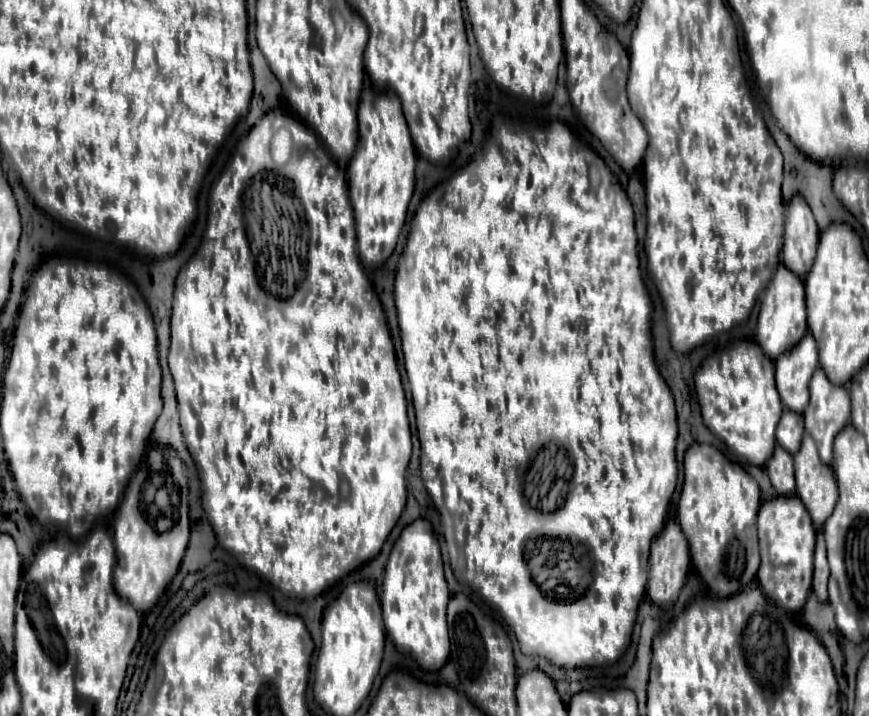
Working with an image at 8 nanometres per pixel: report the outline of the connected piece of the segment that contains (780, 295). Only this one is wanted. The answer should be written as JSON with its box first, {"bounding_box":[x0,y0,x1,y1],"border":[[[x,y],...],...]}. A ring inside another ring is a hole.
{"bounding_box":[757,264,807,360],"border":[[[779,264],[769,288],[763,294],[759,320],[757,320],[757,344],[765,354],[775,360],[779,354],[789,350],[807,332],[807,306],[805,306],[805,284],[787,266]]]}

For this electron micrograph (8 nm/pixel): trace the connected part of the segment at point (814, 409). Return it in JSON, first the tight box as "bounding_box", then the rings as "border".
{"bounding_box":[803,368,849,464],"border":[[[817,368],[811,380],[811,388],[809,388],[809,406],[803,412],[805,418],[805,430],[813,436],[819,456],[825,464],[831,464],[833,458],[833,438],[837,436],[837,432],[849,422],[849,392],[845,386],[841,384],[833,384],[823,368]]]}

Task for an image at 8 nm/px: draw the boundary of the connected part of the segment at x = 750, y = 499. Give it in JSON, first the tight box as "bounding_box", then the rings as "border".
{"bounding_box":[677,442,761,598],"border":[[[695,442],[685,452],[685,482],[681,490],[681,500],[677,506],[677,518],[685,536],[689,538],[689,550],[693,554],[693,564],[697,572],[703,576],[705,584],[719,598],[735,594],[749,586],[755,580],[759,566],[759,550],[757,550],[757,510],[761,504],[761,492],[757,480],[747,474],[739,464],[725,458],[725,454],[711,446]]]}

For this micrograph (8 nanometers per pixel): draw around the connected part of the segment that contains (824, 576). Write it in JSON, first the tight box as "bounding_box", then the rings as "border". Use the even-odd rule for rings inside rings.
{"bounding_box":[813,530,829,600],"border":[[[817,530],[813,592],[819,596],[819,600],[827,598],[827,580],[829,580],[829,564],[827,564],[827,556],[825,556],[825,538],[823,538],[823,530]]]}

